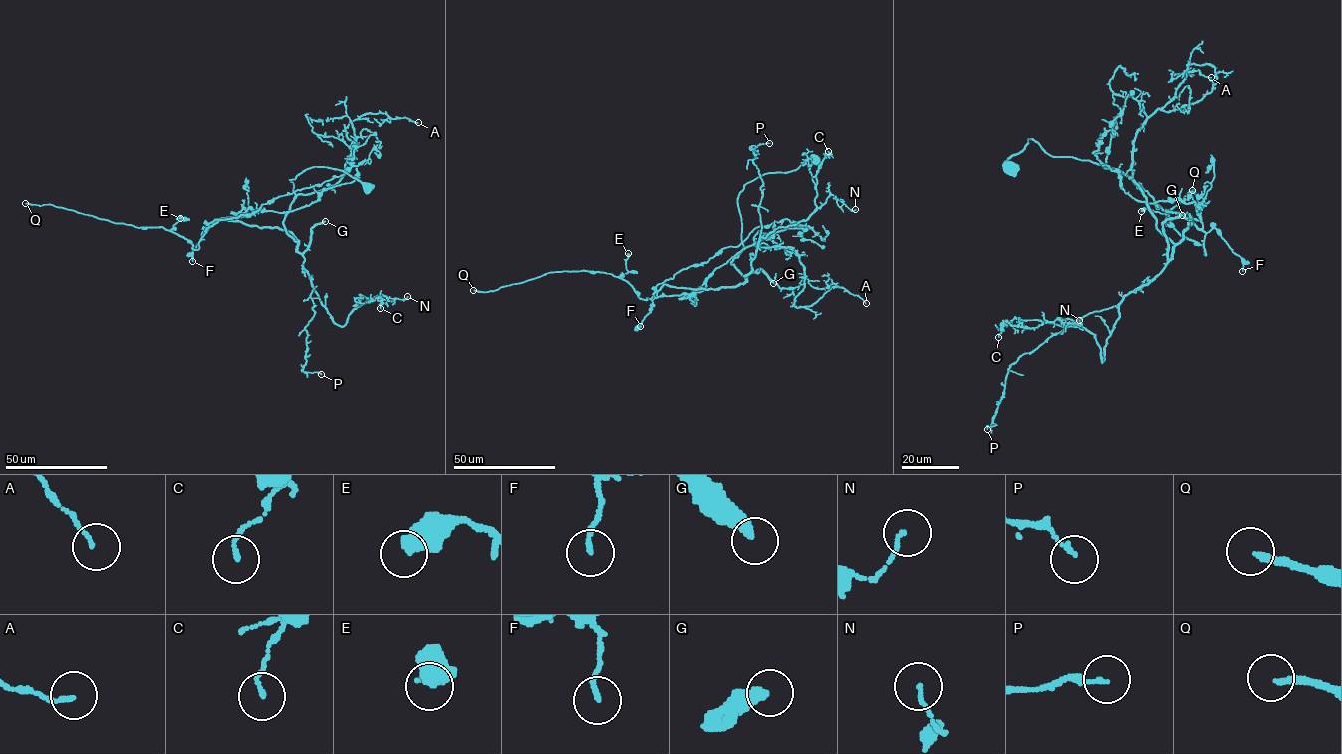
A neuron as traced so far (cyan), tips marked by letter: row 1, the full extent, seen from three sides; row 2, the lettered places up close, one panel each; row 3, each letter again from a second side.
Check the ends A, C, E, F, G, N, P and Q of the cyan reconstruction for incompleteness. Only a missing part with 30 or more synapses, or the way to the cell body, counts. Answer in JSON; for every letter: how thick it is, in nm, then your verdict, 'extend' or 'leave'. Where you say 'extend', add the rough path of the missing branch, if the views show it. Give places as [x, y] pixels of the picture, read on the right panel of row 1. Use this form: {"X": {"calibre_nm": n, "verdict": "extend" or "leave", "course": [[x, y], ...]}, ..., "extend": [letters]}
{"A": {"calibre_nm": 100, "verdict": "leave"}, "C": {"calibre_nm": 130, "verdict": "leave"}, "E": {"calibre_nm": 600, "verdict": "leave"}, "F": {"calibre_nm": 130, "verdict": "leave"}, "G": {"calibre_nm": 360, "verdict": "extend", "course": [[1182, 215], [1196, 149], [1206, 137], [1215, 104], [1226, 91], [1241, 47], [1255, 46], [1269, 55], [1277, 96]]}, "N": {"calibre_nm": 100, "verdict": "leave"}, "P": {"calibre_nm": 110, "verdict": "leave"}, "Q": {"calibre_nm": 200, "verdict": "extend", "course": [[1192, 190], [1160, 238], [1163, 234], [1173, 241], [1171, 224], [1208, 228], [1187, 210], [1161, 210], [1155, 201]]}, "extend": ["G", "Q"]}

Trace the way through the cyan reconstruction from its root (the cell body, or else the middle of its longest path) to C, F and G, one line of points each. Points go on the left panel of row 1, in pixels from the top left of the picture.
C: (367, 186), (342, 171), (309, 167), (289, 179), (295, 198), (283, 223), (336, 324), (368, 298), (380, 308)
F: (367, 186), (342, 171), (309, 167), (289, 179), (291, 194), (251, 214), (208, 223), (192, 261)
G: (367, 186), (326, 167), (289, 179), (295, 198), (283, 223), (299, 252), (325, 221)

